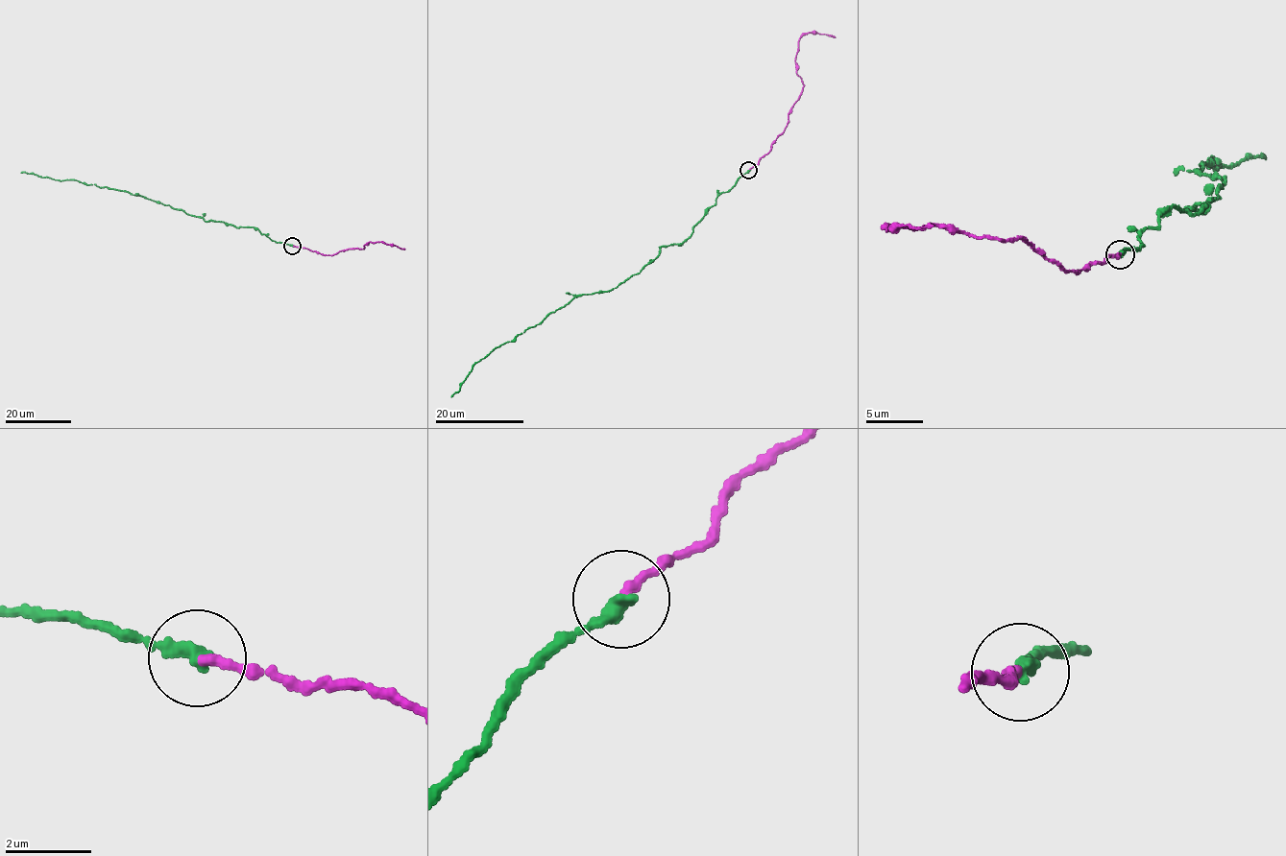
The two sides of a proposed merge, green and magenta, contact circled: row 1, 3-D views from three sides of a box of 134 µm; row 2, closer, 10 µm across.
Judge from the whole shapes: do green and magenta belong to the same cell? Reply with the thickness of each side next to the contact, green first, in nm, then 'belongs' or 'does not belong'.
360/240 nm | belongs

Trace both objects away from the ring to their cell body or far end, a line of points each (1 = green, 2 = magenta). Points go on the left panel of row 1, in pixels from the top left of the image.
1: (293, 246), (277, 243), (253, 226), (237, 228), (228, 223), (206, 222), (140, 196), (94, 184), (21, 173)
2: (293, 246), (330, 255), (364, 249), (367, 243), (378, 241), (405, 249)

